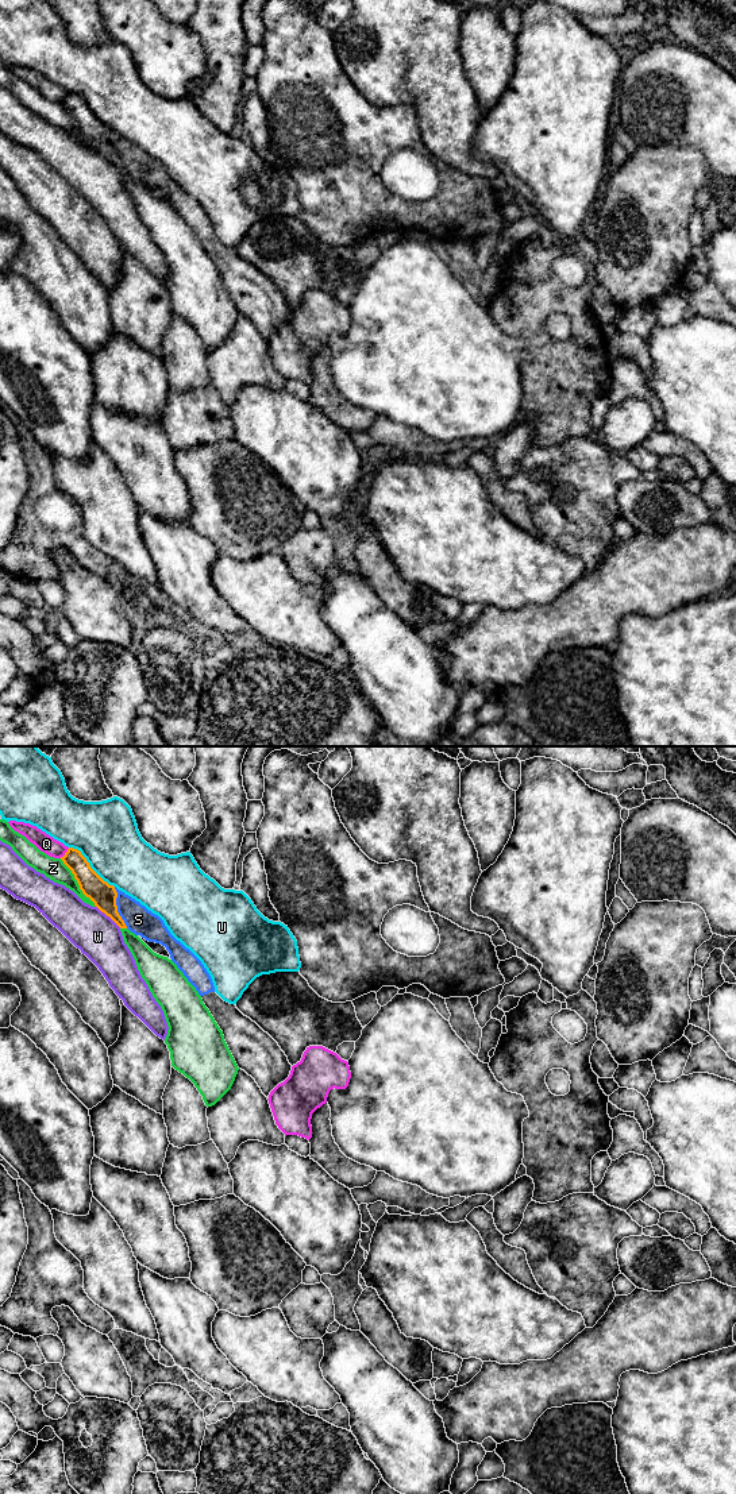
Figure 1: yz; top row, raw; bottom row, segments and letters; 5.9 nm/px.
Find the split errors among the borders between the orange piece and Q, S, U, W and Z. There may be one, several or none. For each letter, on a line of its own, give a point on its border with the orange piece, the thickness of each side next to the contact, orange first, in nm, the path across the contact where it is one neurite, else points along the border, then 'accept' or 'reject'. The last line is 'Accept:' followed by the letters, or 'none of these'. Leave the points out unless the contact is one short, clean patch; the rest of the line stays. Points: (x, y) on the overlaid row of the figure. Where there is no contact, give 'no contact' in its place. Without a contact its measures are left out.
Q: contact yz (65, 853); calibres 140 and 110 nm; reject
S: contact yz (116, 907); calibres 150 and 160 nm; way yz (100, 892), (116, 907), (138, 919); accept
U: contact yz (89, 865); calibres 150 and 380 nm; reject
W: contact yz (108, 915); calibres 150 and 260 nm; reject
Z: contact yz (77, 881); calibres 150 and 130 nm; reject
Accept: S

